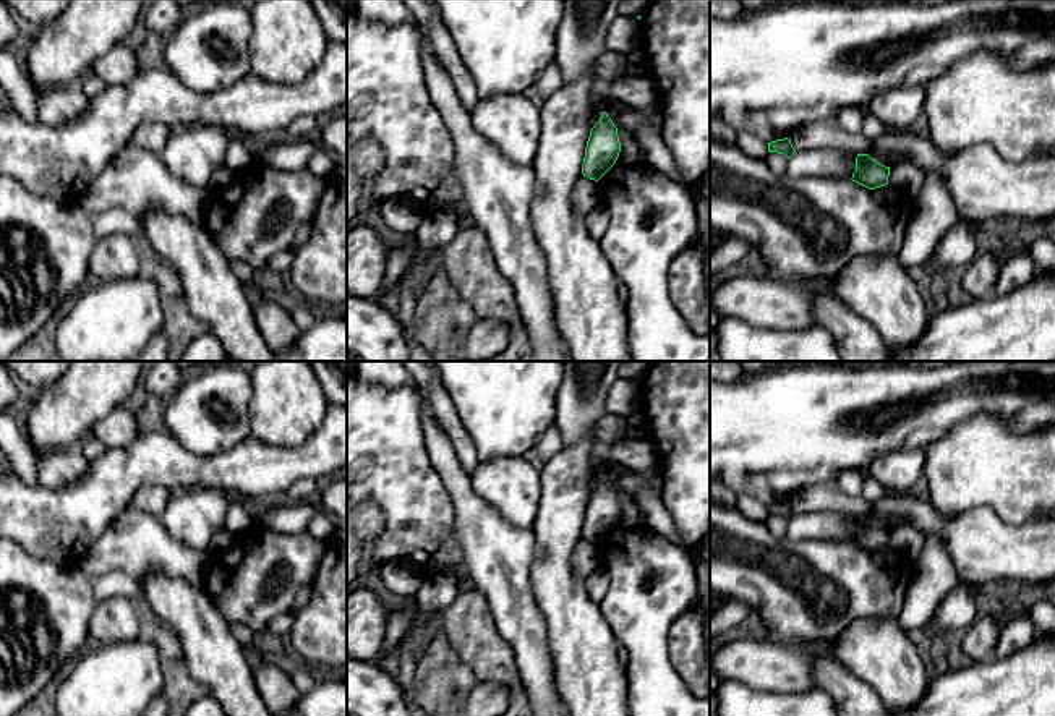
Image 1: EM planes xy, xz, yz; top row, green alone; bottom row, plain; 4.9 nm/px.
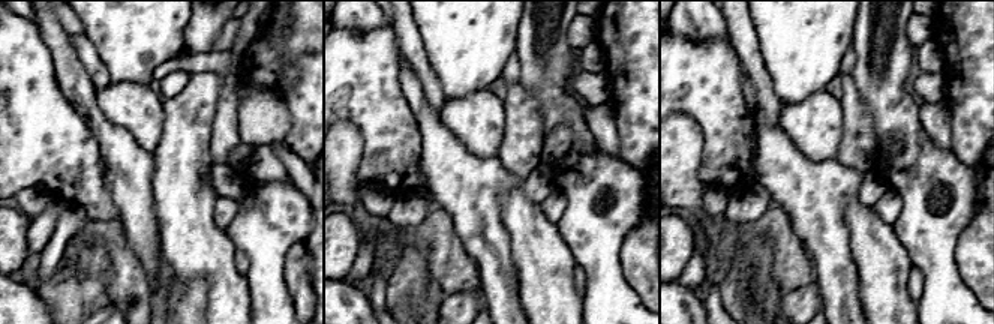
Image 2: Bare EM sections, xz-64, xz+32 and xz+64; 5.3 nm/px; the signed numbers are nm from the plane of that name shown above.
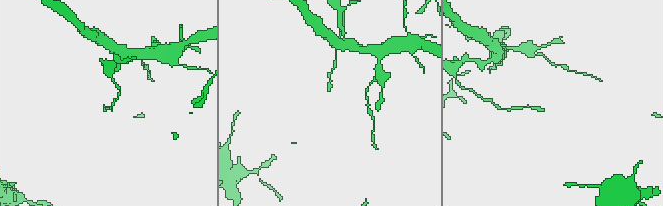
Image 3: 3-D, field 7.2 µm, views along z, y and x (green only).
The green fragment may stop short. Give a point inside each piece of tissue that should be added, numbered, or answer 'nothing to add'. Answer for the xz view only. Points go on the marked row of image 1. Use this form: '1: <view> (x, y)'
nothing to add

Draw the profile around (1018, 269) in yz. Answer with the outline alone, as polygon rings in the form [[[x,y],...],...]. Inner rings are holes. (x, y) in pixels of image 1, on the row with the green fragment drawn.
[[[1016,246],[1003,254],[993,295],[1008,295],[1026,288],[1034,280],[1036,274],[1037,267],[1029,249]]]

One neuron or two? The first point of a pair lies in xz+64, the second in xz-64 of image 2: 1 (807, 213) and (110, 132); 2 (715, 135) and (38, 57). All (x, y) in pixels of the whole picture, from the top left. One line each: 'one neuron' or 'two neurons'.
1: one neuron
2: one neuron

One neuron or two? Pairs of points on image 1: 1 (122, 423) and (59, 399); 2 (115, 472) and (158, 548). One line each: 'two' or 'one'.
1: two
2: two

